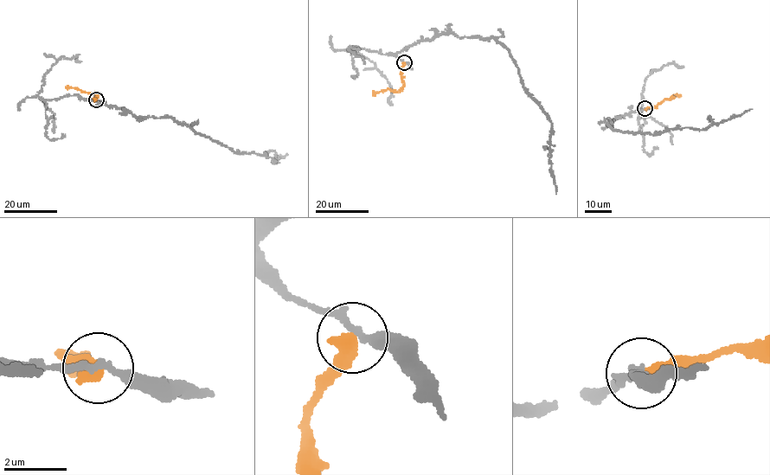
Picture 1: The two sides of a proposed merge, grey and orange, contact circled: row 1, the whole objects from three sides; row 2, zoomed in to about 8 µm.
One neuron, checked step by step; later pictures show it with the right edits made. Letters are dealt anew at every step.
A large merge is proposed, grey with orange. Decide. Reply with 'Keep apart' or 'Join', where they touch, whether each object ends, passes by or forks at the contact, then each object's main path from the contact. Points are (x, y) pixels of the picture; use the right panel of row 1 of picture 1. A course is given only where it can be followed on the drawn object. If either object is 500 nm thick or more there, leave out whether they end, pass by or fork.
Keep apart. Place: (644, 108). At the ring grey passes by. At the ring orange ends. Course of grey: (644, 109), (607, 124), (620, 131), (658, 135), (707, 129), (752, 109). Course of orange: (644, 109), (681, 94)

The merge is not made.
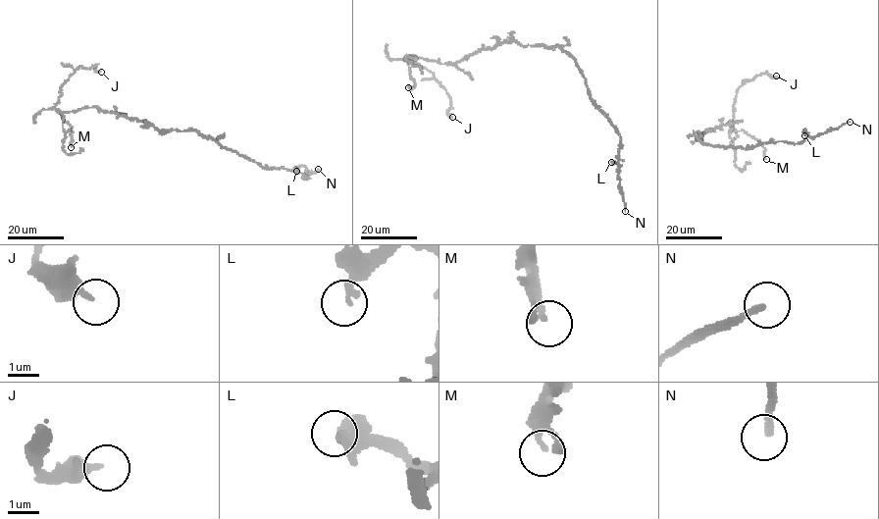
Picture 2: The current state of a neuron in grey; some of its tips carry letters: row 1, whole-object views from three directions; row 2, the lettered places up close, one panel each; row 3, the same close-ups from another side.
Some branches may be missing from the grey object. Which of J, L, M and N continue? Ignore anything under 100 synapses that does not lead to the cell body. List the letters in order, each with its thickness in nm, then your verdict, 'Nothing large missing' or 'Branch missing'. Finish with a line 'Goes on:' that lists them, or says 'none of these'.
J: Thickness 320 nm. Nothing large missing
L: Thickness 280 nm. Nothing large missing
M: Thickness 150 nm. Nothing large missing
N: Thickness 220 nm. Branch missing
Goes on: N

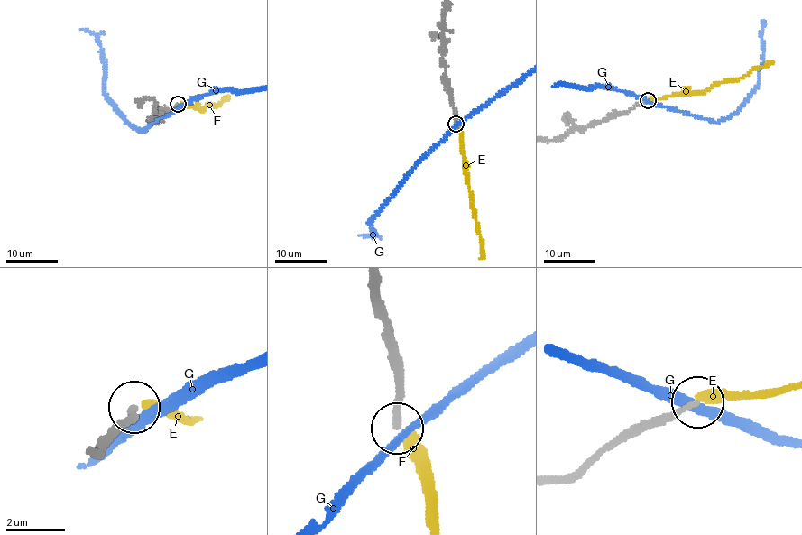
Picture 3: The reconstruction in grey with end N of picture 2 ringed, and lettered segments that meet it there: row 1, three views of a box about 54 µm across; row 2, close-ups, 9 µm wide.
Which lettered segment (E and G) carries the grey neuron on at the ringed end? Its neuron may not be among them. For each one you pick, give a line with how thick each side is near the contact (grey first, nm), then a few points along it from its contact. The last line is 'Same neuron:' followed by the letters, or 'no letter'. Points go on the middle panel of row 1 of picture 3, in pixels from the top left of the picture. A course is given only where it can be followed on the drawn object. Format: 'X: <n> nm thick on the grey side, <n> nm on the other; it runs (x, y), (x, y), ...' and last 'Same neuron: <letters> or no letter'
Same neuron: no letter

